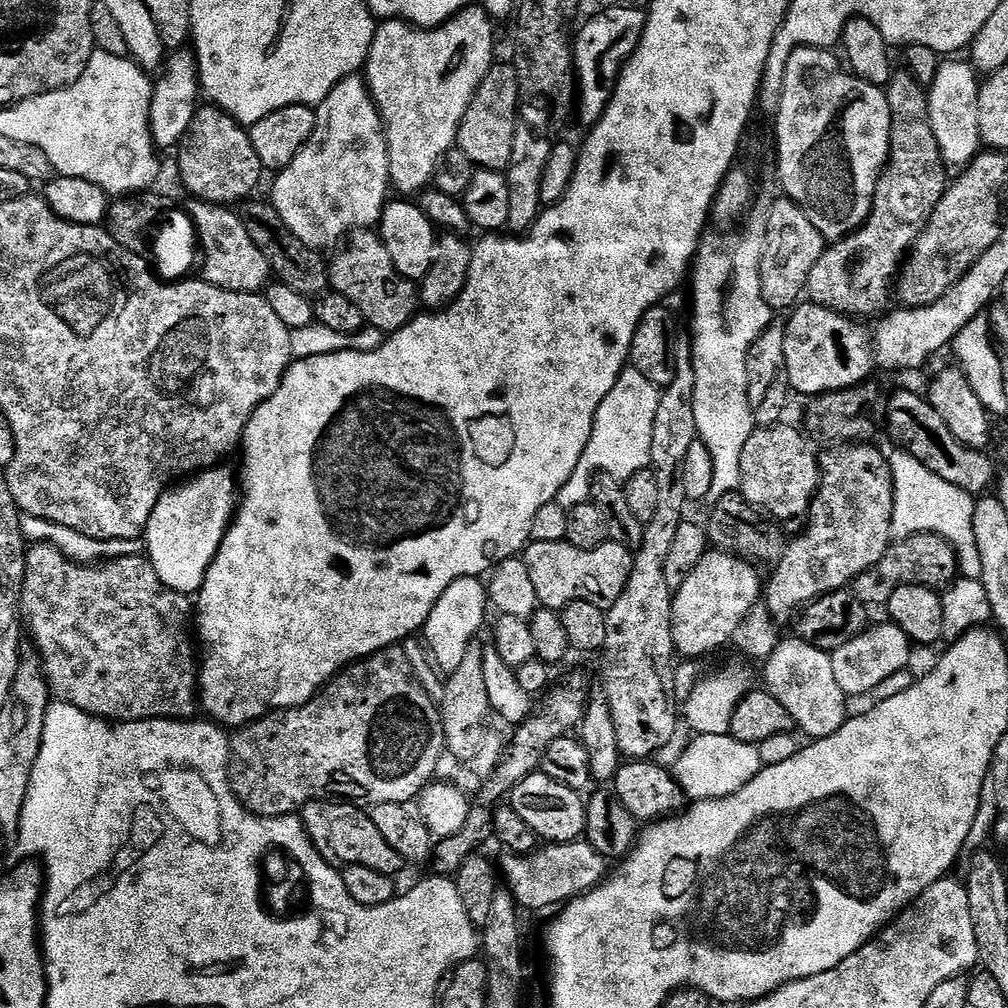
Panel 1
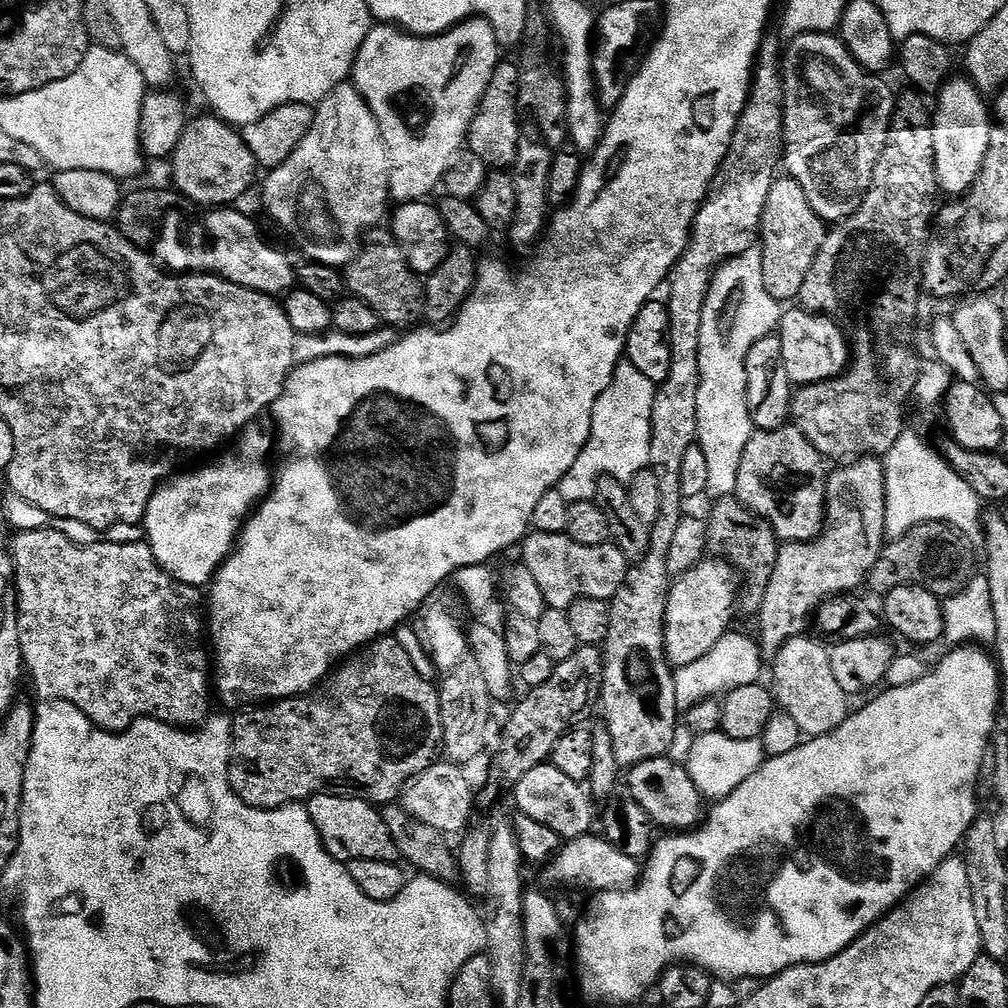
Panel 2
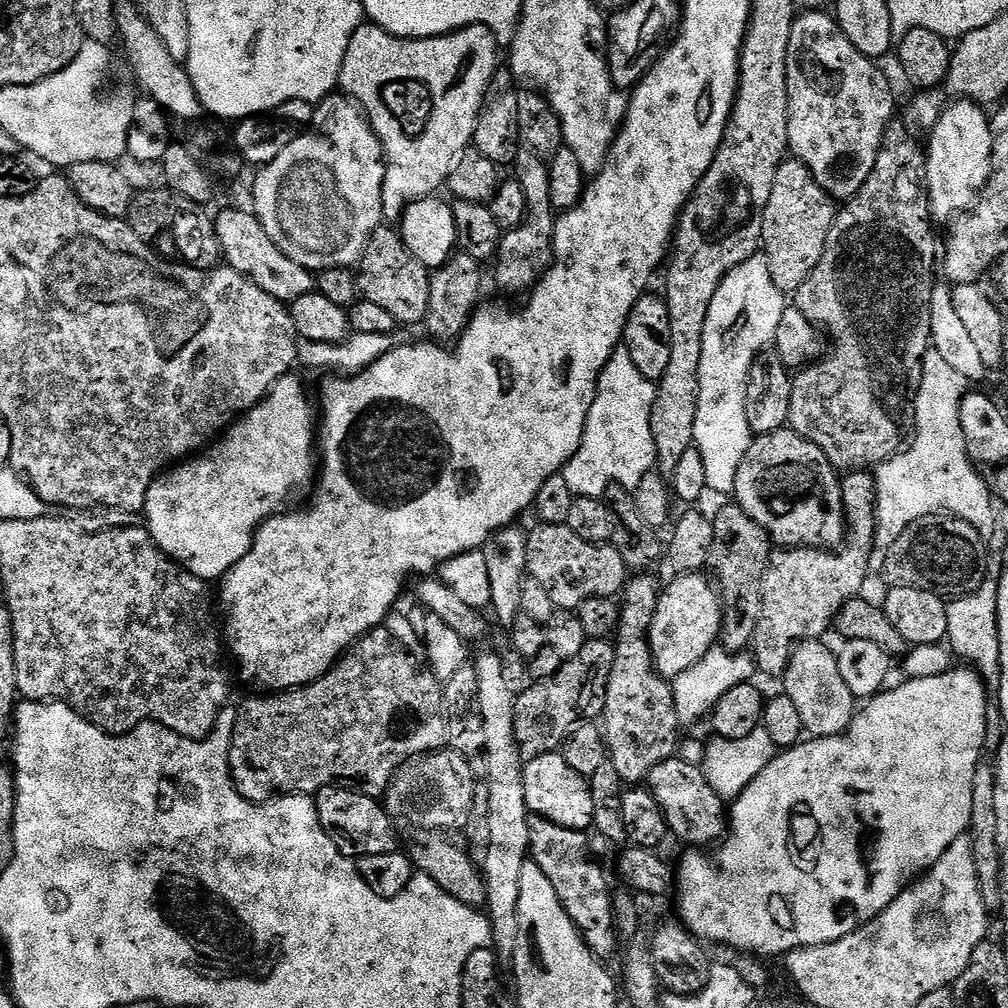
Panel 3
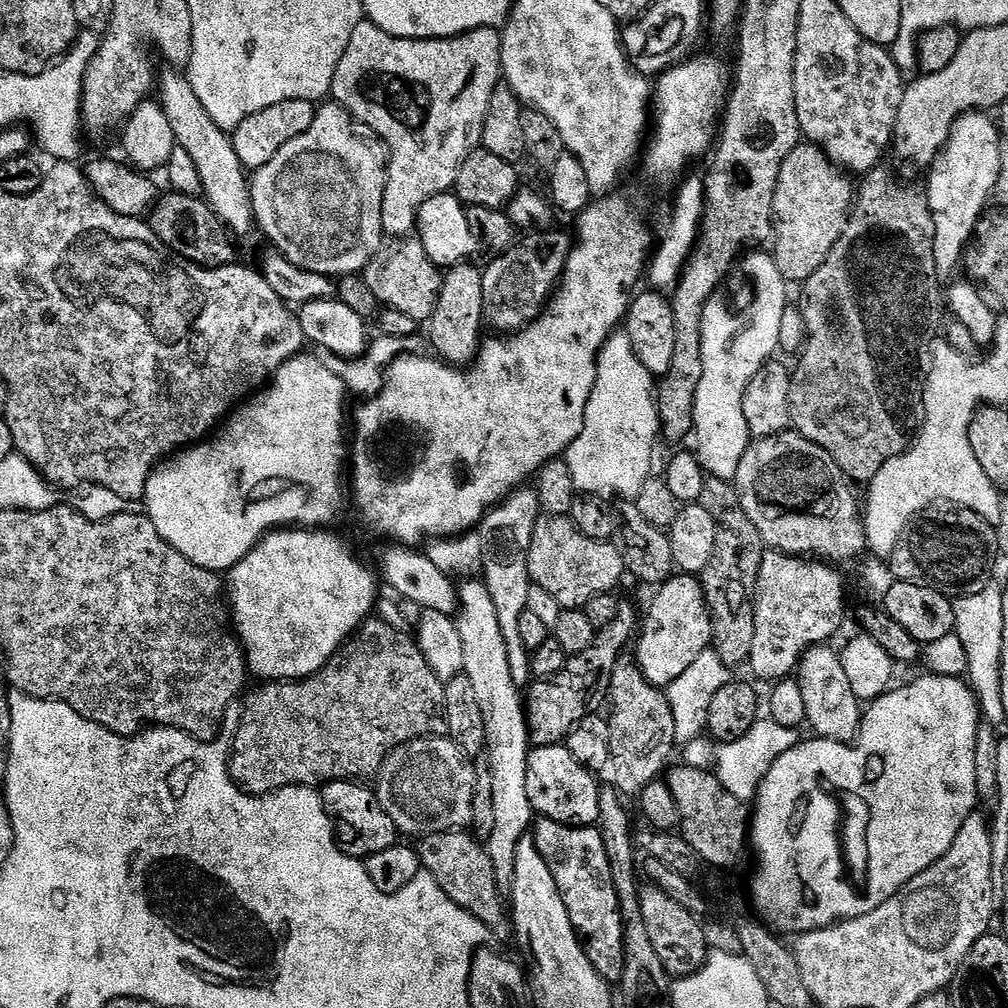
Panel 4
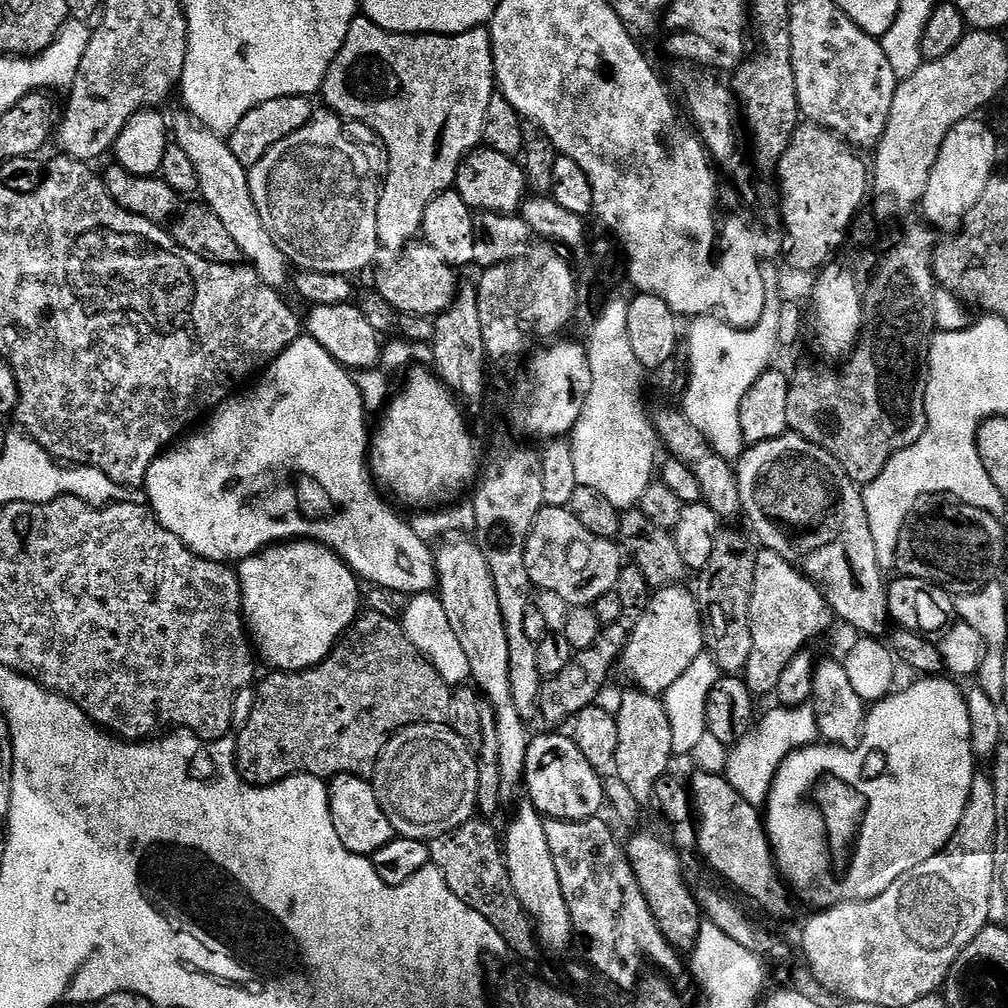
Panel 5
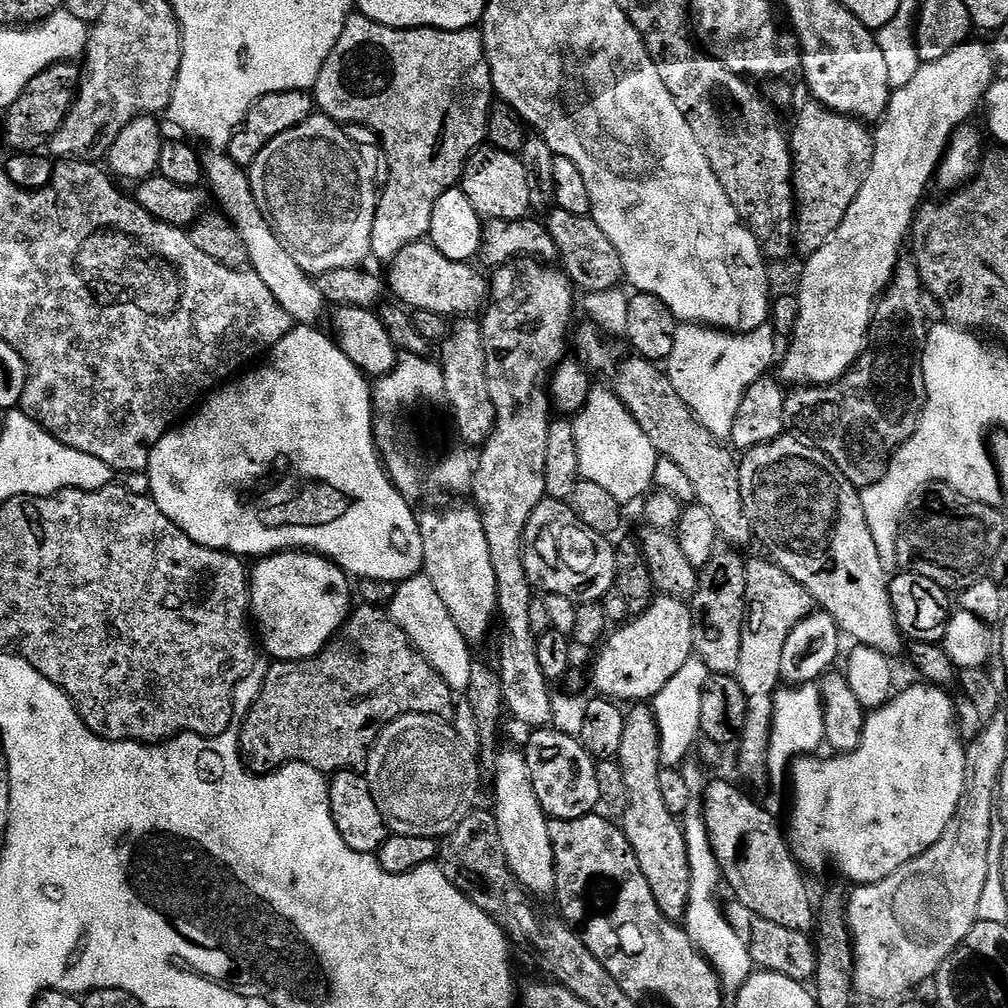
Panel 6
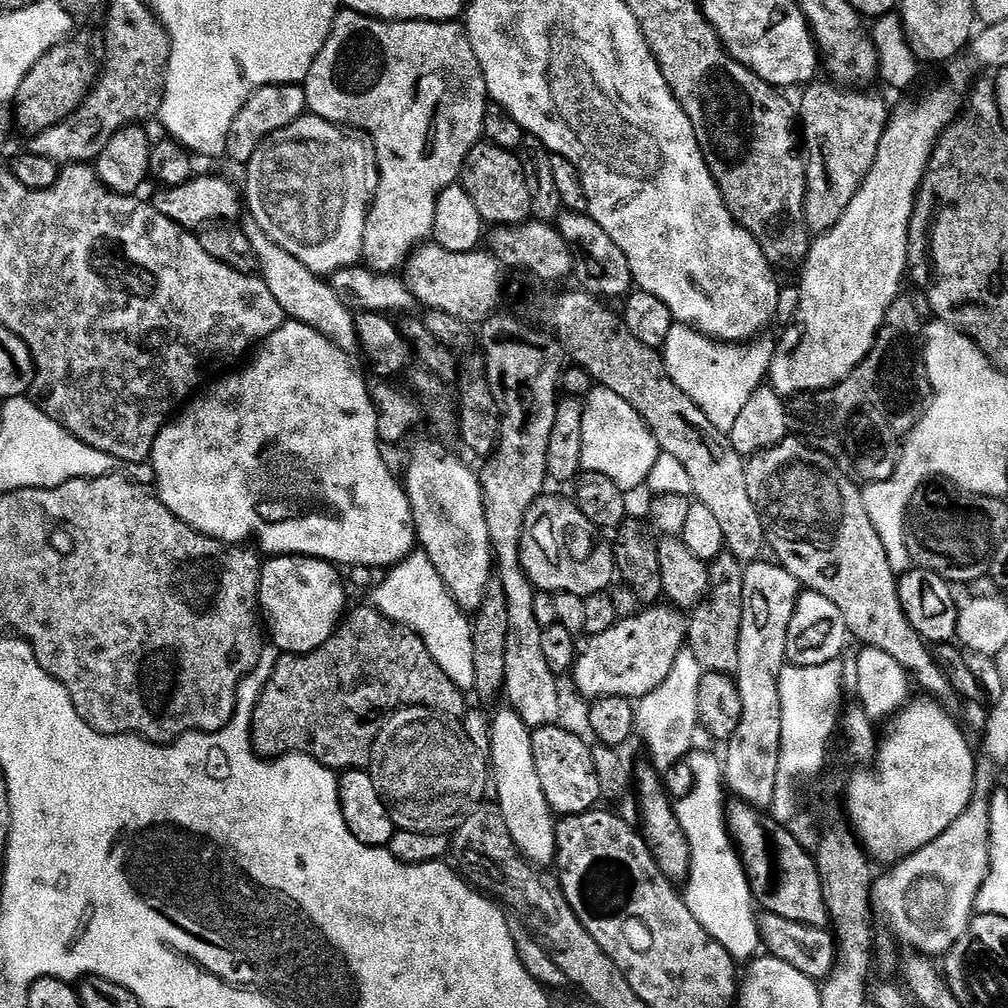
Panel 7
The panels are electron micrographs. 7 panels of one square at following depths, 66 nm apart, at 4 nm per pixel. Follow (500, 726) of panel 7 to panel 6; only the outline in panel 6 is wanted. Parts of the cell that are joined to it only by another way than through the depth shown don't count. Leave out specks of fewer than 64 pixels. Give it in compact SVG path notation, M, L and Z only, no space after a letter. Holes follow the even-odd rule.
M501 751L496 758L494 779L496 779L494 815L510 870L516 875L516 881L533 897L551 897L556 890L556 863L548 829L550 820L538 802L538 794L534 792L527 755L523 751Z

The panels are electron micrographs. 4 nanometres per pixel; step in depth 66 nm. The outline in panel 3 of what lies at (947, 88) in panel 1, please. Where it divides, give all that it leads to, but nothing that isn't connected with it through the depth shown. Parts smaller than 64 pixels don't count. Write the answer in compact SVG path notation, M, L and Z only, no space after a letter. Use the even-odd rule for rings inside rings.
M955 99L941 111L938 122L929 133L930 146L927 145L925 157L925 185L929 208L937 223L947 223L969 211L977 203L988 183L989 171L992 168L993 136L989 115L984 112L985 109L972 100Z

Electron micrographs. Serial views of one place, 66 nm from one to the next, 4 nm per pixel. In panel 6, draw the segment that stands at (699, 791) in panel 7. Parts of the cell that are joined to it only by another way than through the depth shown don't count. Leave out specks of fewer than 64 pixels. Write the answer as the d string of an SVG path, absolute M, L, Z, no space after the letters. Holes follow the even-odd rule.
M696 808L689 809L682 820L684 837L688 843L688 857L692 863L692 885L688 899L688 915L686 917L686 931L691 941L720 975L721 985L725 991L736 992L752 975L756 962L747 941L730 926L725 909L720 908L716 901L716 891L722 888L722 873L720 864L712 852L712 843L708 837L703 813Z

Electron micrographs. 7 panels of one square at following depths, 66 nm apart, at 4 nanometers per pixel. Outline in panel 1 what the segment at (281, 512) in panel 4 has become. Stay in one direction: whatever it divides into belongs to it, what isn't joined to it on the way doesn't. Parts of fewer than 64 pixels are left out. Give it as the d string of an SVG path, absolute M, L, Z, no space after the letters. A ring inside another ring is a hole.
M228 466L209 468L169 487L150 514L146 529L146 556L152 561L152 568L164 587L170 590L199 593L206 570L232 521L238 507L238 480L232 477L230 469L224 467Z

